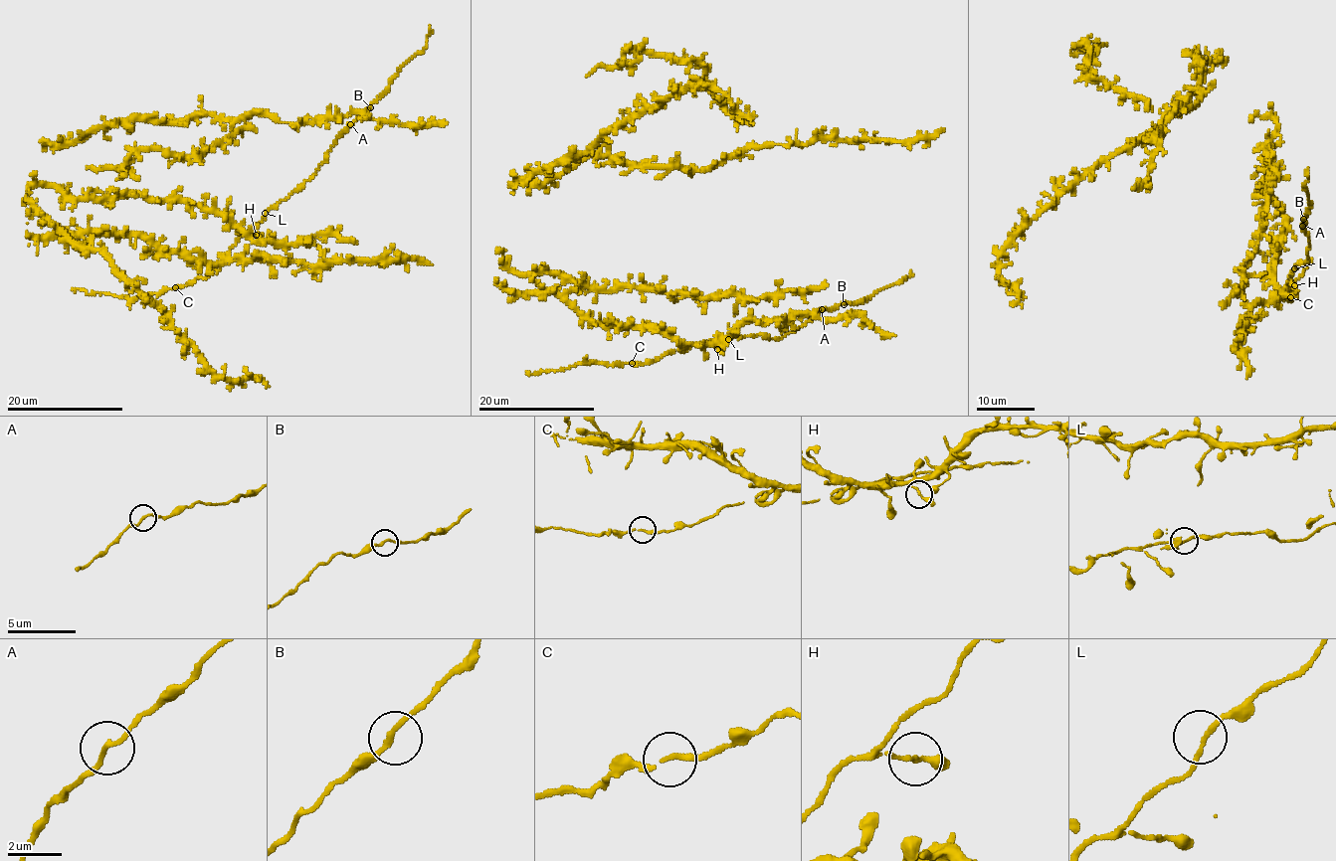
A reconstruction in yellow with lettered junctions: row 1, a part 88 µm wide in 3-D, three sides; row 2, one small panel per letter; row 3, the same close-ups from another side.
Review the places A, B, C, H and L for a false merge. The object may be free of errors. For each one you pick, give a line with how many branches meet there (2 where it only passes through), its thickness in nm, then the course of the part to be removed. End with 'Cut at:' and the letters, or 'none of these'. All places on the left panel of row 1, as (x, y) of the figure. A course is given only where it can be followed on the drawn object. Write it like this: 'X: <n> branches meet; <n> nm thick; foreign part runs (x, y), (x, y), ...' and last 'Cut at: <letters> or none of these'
Cut at: none of these

